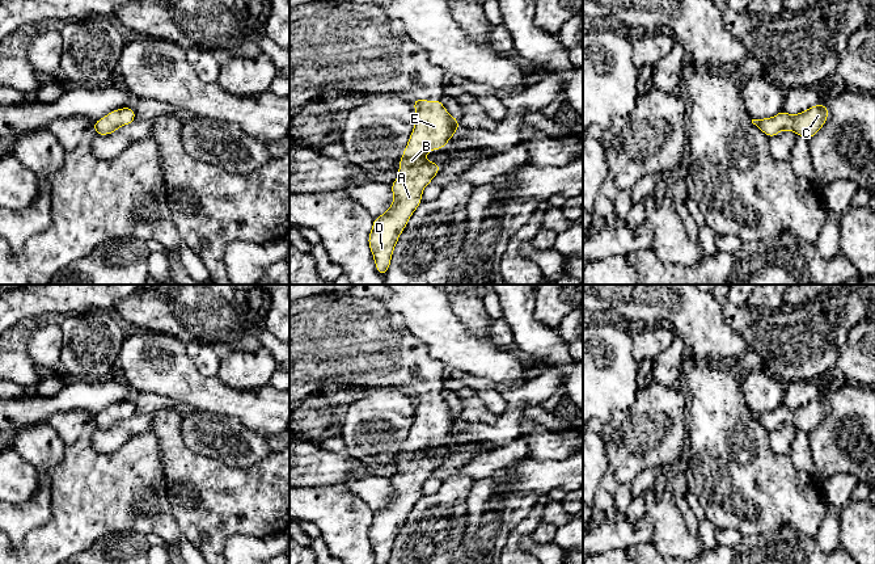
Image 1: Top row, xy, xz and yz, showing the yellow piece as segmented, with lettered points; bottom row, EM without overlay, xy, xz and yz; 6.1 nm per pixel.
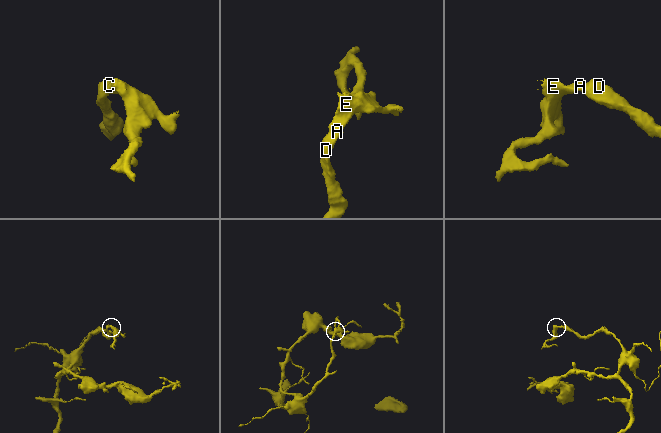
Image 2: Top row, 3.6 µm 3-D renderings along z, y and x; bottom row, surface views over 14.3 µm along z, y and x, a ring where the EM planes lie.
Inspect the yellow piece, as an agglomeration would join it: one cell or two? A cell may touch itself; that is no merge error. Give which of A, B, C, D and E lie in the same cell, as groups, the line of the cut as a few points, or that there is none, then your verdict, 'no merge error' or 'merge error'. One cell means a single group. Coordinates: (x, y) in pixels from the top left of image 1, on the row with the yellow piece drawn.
A B C D E | no cut | no merge error

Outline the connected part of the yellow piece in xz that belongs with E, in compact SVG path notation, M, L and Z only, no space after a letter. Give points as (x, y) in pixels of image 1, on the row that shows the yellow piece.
M413 98L413 102L415 125L400 160L397 180L390 186L394 201L388 211L373 219L368 236L376 269L382 277L386 275L401 232L422 202L423 189L441 168L423 156L431 150L441 150L460 129L458 118L449 115L441 100Z

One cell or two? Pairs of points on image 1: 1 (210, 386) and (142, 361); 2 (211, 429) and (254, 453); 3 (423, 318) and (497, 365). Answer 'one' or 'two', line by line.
1: one
2: one
3: one

